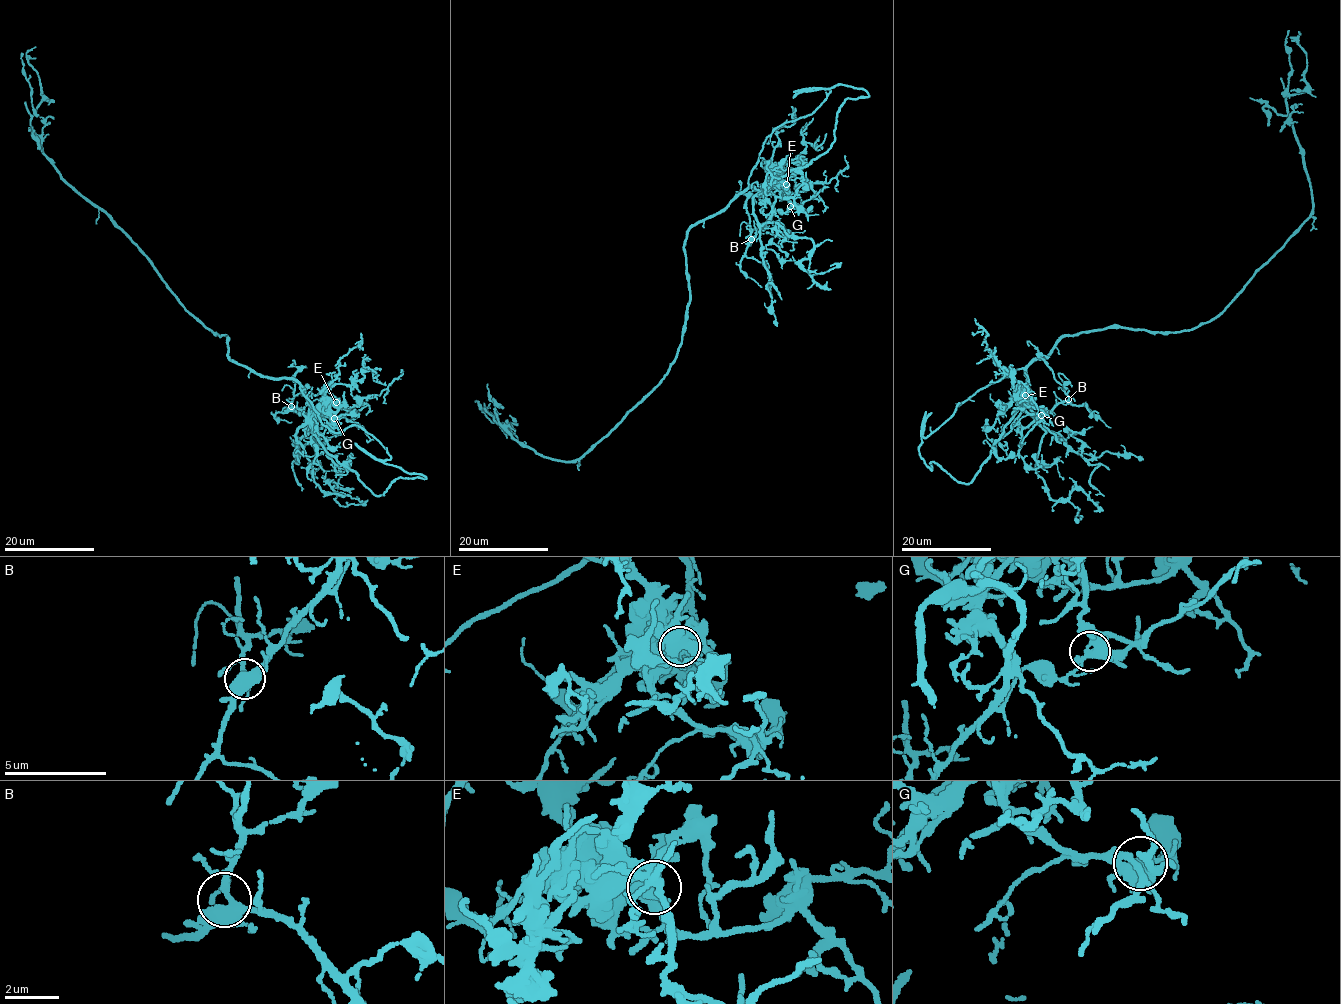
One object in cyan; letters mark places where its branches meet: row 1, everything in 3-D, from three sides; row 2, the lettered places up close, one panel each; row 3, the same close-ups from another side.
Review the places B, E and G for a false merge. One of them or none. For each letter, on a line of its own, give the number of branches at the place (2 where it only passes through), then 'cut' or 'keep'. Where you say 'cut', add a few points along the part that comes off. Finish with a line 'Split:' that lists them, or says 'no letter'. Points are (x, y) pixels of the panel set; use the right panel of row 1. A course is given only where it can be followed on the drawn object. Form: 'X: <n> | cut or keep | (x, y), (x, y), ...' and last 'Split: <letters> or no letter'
B: 5 | keep
E: 5 | keep
G: 5 | cut | (1042, 415), (1024, 410), (1018, 398), (1019, 410), (964, 484), (934, 462), (929, 469), (920, 455), (926, 411)
Split: G

